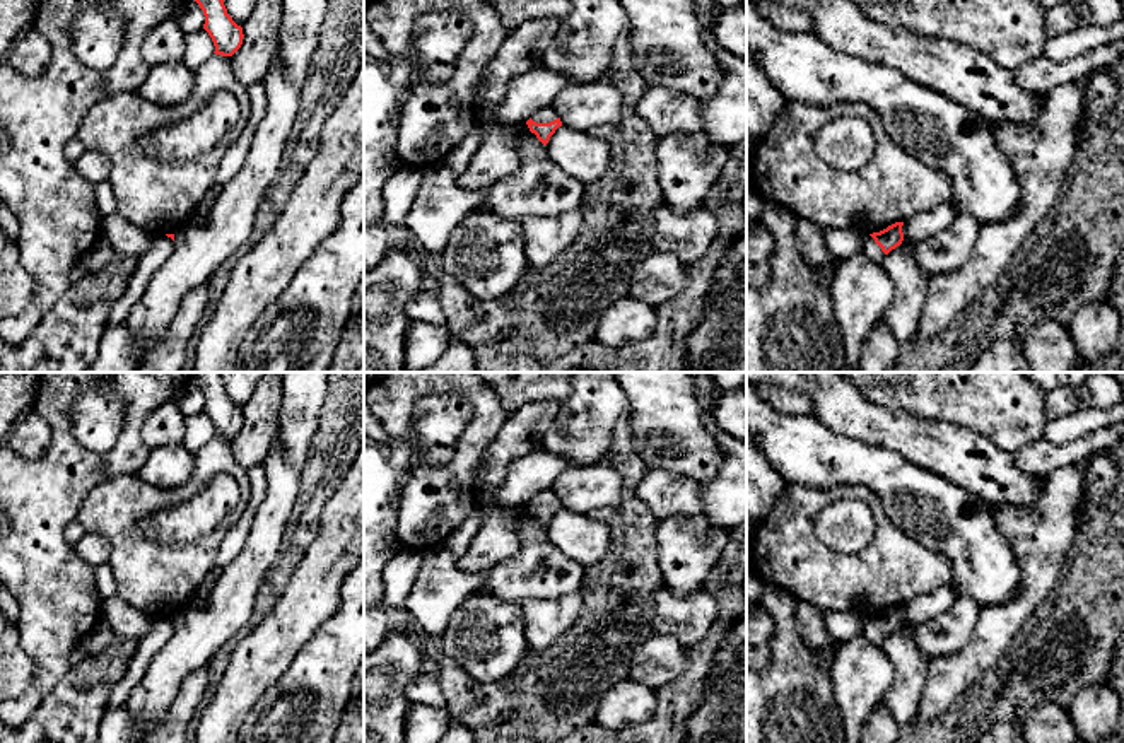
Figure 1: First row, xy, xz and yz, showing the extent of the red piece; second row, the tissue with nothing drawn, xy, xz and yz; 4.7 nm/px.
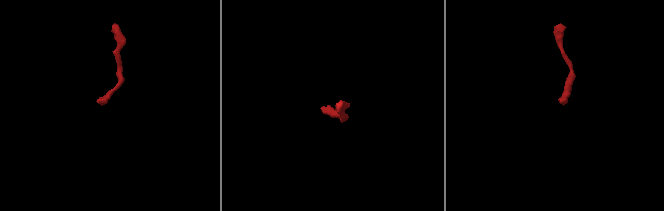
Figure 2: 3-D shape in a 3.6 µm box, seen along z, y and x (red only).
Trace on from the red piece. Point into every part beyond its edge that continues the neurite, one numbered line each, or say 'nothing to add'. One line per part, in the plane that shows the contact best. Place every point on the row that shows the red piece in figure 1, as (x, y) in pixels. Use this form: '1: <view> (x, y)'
1: xz (545, 115)

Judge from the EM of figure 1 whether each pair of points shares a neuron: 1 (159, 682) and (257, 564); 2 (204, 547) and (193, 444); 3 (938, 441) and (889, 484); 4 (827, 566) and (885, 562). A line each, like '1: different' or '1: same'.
1: same
2: different
3: different
4: same

